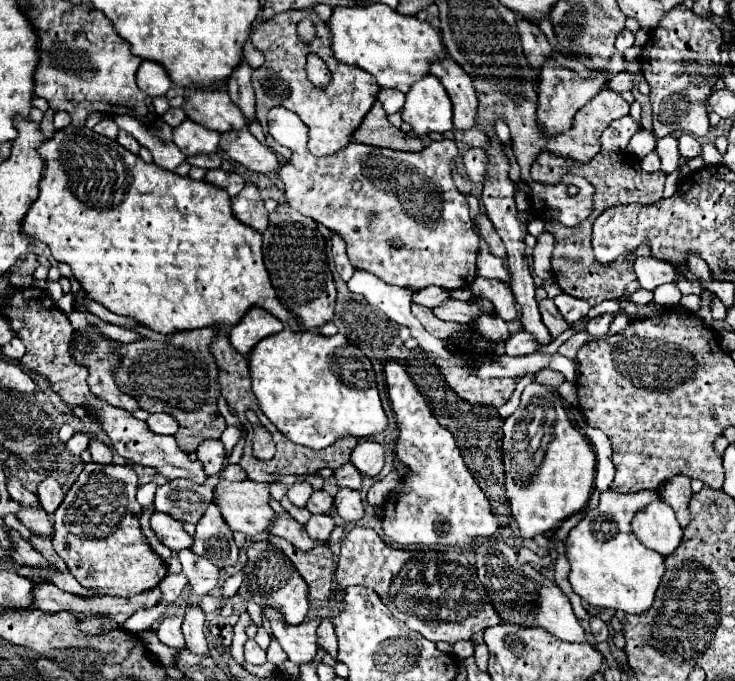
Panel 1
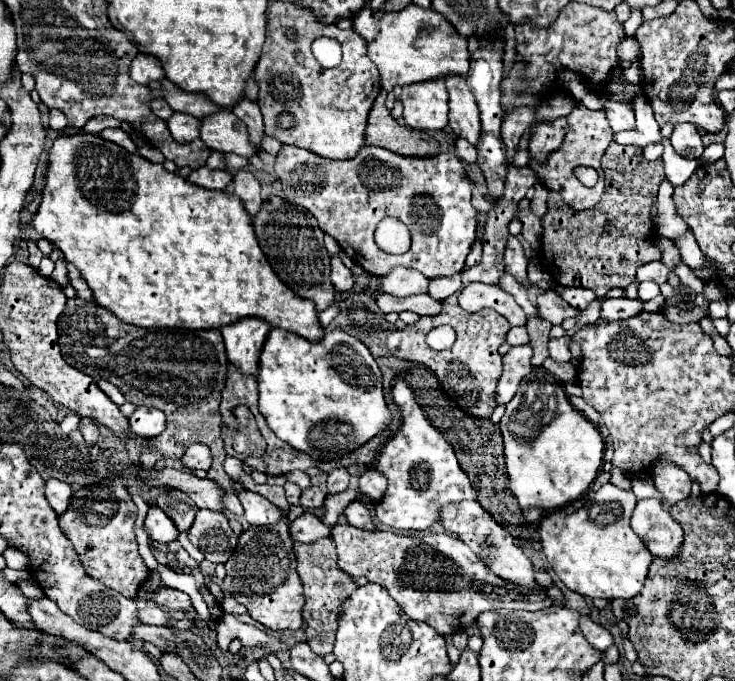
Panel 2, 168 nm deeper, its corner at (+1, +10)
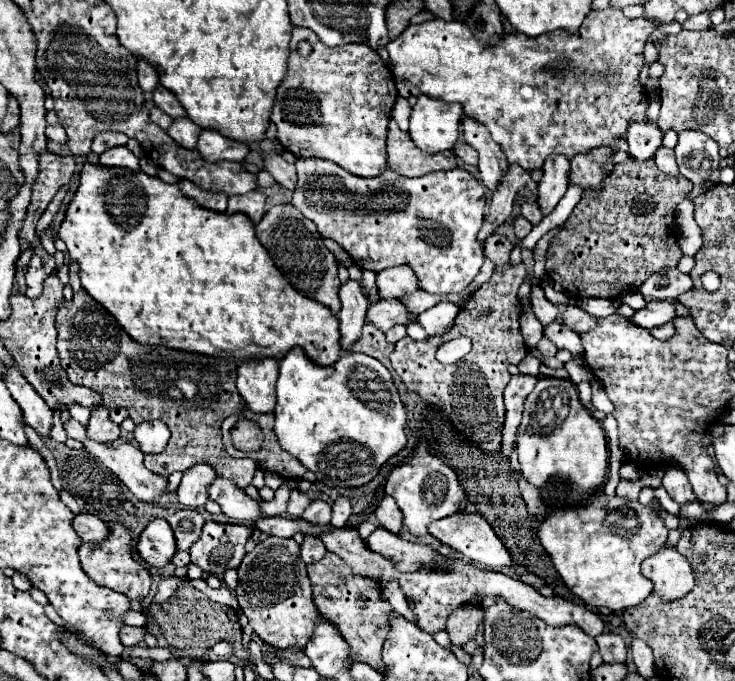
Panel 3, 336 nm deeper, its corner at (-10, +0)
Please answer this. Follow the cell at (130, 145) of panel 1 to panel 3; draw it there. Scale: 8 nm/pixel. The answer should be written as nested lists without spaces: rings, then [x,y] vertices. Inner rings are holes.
[[[120,146],[120,148],[110,148],[108,152],[104,152],[98,160],[100,166],[106,166],[106,168],[128,168],[128,170],[138,170],[138,158],[126,148],[126,146]]]

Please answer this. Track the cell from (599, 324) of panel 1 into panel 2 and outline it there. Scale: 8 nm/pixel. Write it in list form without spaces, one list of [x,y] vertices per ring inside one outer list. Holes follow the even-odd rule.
[[[607,298],[601,304],[601,318],[607,320],[625,320],[635,316],[637,312],[641,312],[643,304],[639,298],[629,300],[629,298]]]

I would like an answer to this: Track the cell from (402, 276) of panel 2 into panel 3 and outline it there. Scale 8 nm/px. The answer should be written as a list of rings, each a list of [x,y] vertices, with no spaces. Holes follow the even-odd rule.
[[[396,266],[396,268],[378,272],[376,286],[382,298],[400,298],[400,296],[406,296],[408,292],[418,290],[412,268],[404,268],[404,266]]]

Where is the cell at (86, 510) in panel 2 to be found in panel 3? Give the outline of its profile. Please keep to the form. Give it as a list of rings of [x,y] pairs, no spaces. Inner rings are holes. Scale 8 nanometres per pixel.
[[[112,524],[110,526],[110,536],[104,544],[98,544],[98,546],[82,544],[78,554],[80,554],[82,570],[98,586],[106,586],[114,592],[120,592],[120,594],[128,596],[130,600],[142,600],[150,592],[152,576],[142,566],[142,562],[136,558],[136,554],[132,554],[132,538],[130,538],[130,532],[122,524]]]

